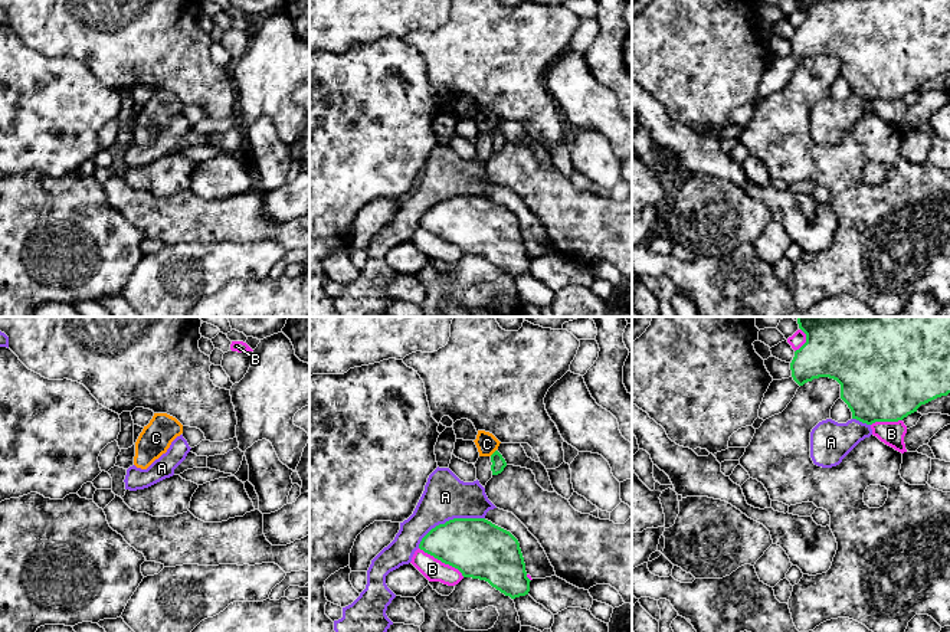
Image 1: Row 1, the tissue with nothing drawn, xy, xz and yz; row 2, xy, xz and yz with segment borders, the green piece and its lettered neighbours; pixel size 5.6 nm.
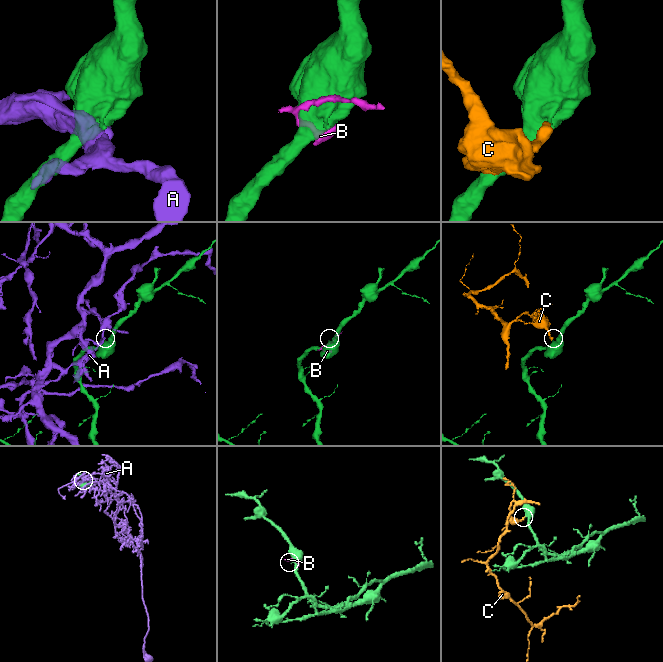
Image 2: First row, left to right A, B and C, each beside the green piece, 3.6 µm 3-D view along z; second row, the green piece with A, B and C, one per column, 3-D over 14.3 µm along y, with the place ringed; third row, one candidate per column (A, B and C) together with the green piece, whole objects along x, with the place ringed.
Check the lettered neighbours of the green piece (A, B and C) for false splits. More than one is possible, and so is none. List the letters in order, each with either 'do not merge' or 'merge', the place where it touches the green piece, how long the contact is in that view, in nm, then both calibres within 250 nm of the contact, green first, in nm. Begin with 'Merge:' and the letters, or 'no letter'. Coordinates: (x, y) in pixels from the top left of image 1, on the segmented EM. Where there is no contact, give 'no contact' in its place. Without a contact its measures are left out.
Merge: no letter
A: do not merge; contact xz (449, 520); length 420 nm; calibres 320 and 260 nm
B: do not merge; contact xz (442, 562); length 300 nm; calibres 320 and 120 nm
C: do not merge; contact xz (494, 452); length 50 nm; calibres 80 and 120 nm

